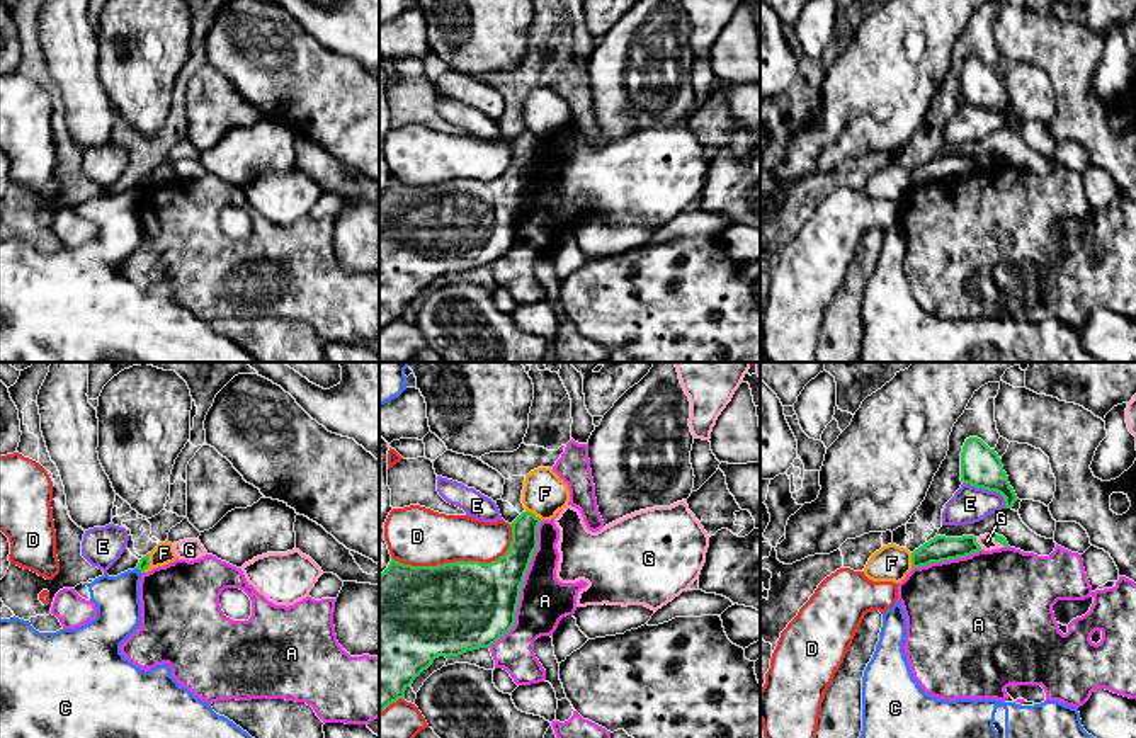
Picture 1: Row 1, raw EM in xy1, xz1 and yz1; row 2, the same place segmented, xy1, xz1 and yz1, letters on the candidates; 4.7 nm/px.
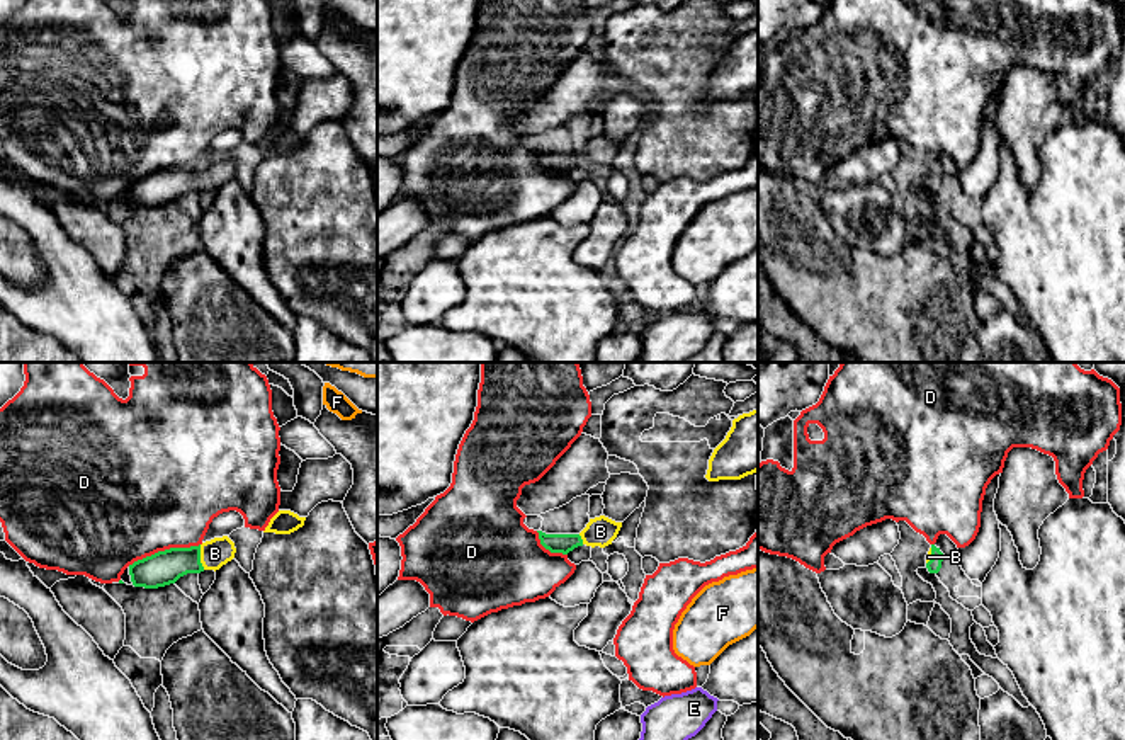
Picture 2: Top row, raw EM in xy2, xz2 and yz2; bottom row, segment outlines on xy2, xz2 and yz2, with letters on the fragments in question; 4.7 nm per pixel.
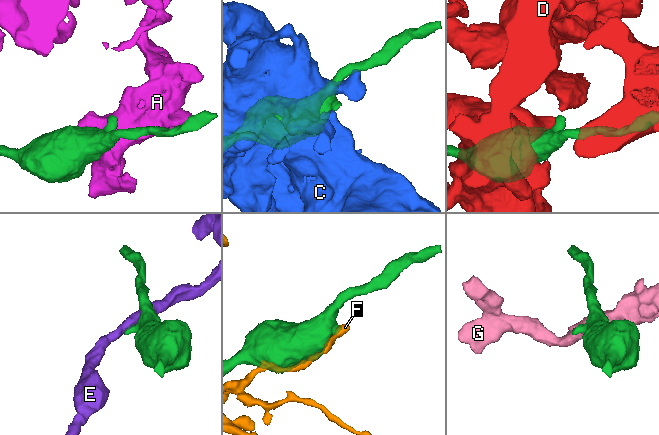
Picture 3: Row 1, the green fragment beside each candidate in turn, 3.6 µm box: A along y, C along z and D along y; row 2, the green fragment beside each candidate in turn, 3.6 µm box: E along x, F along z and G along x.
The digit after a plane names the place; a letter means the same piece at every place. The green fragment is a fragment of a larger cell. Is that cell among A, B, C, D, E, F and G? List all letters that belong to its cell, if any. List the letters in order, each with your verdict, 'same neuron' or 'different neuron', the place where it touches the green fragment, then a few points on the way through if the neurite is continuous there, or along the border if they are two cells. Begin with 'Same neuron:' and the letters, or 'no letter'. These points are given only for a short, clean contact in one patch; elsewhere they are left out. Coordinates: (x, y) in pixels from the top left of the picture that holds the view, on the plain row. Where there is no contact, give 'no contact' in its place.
Same neuron: B
A: different neuron; meets green in xz1 at (521, 204)
B: same neuron; meets green in xy2 at (199, 176); runs through xy2 (162, 187), (199, 176), (214, 172)
C: different neuron; meets green in xy1 at (138, 189)
D: different neuron; meets green in xz1 at (460, 181)
E: different neuron; meets green in yz1 at (987, 107)
F: different neuron; meets green in xz1 at (533, 133); border along xz1 (526, 130), (541, 138)
G: different neuron; meets green in yz1 at (978, 164); border along yz1 (975, 157), (985, 169)

